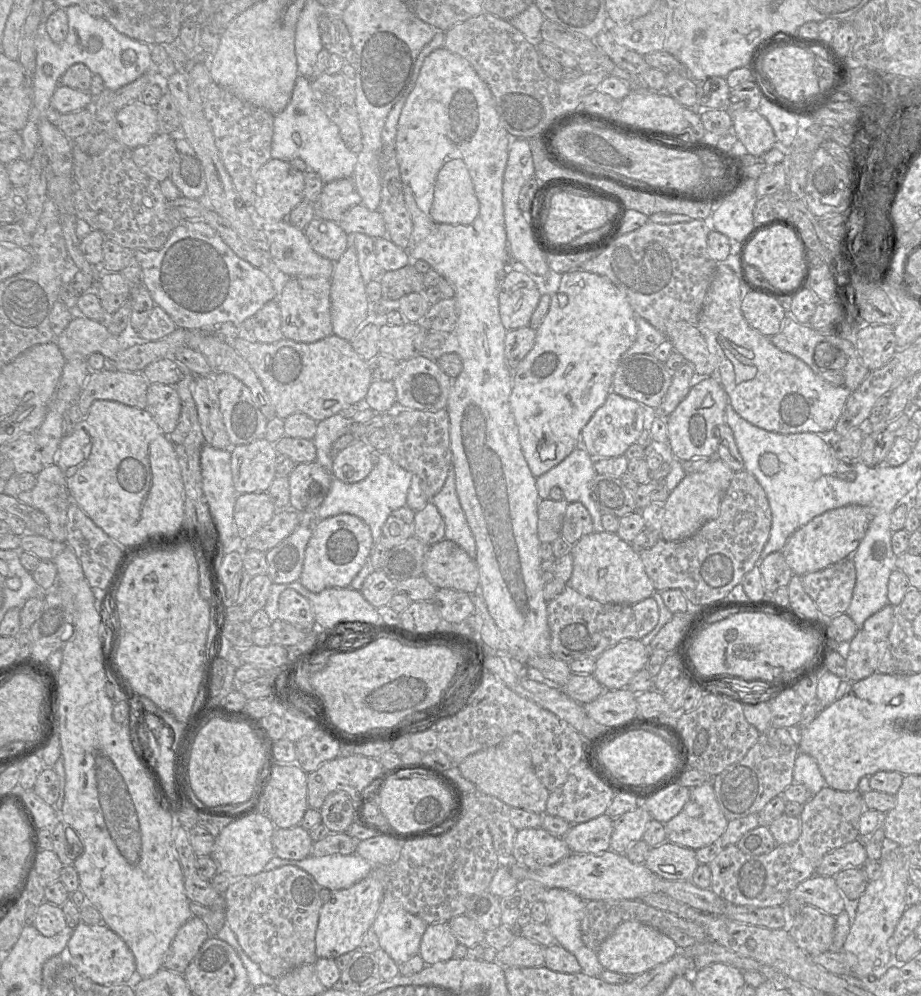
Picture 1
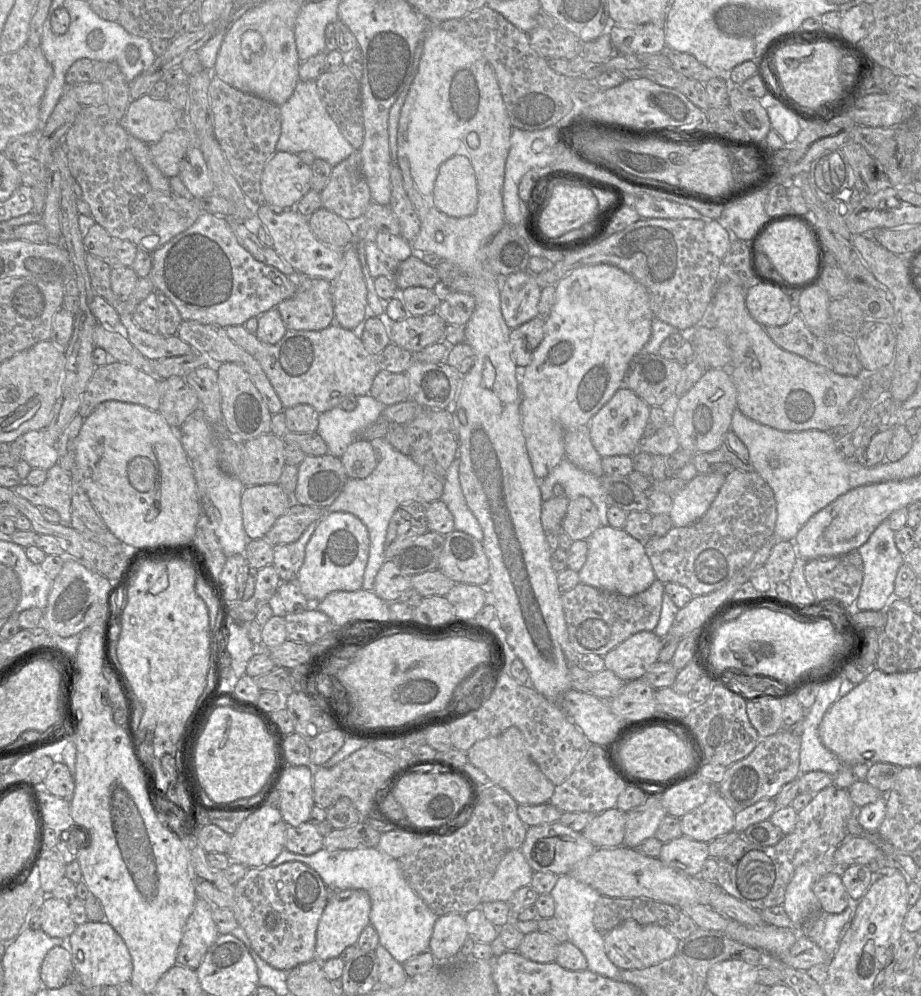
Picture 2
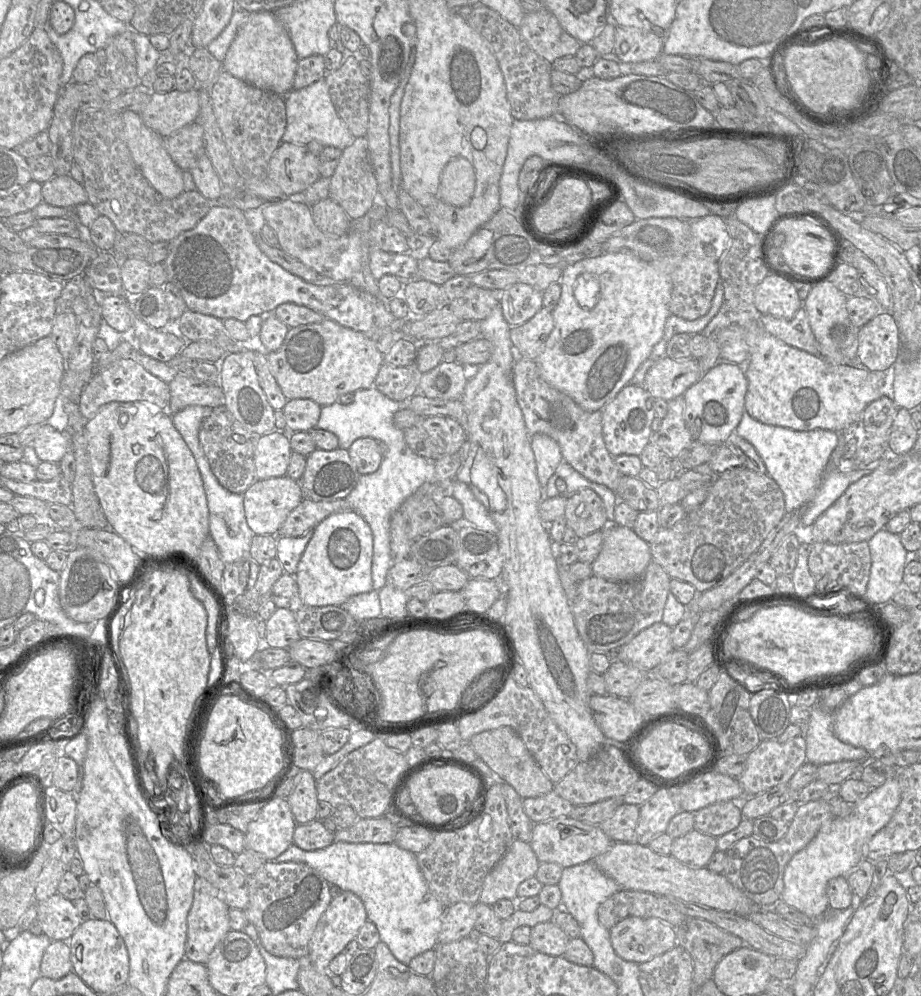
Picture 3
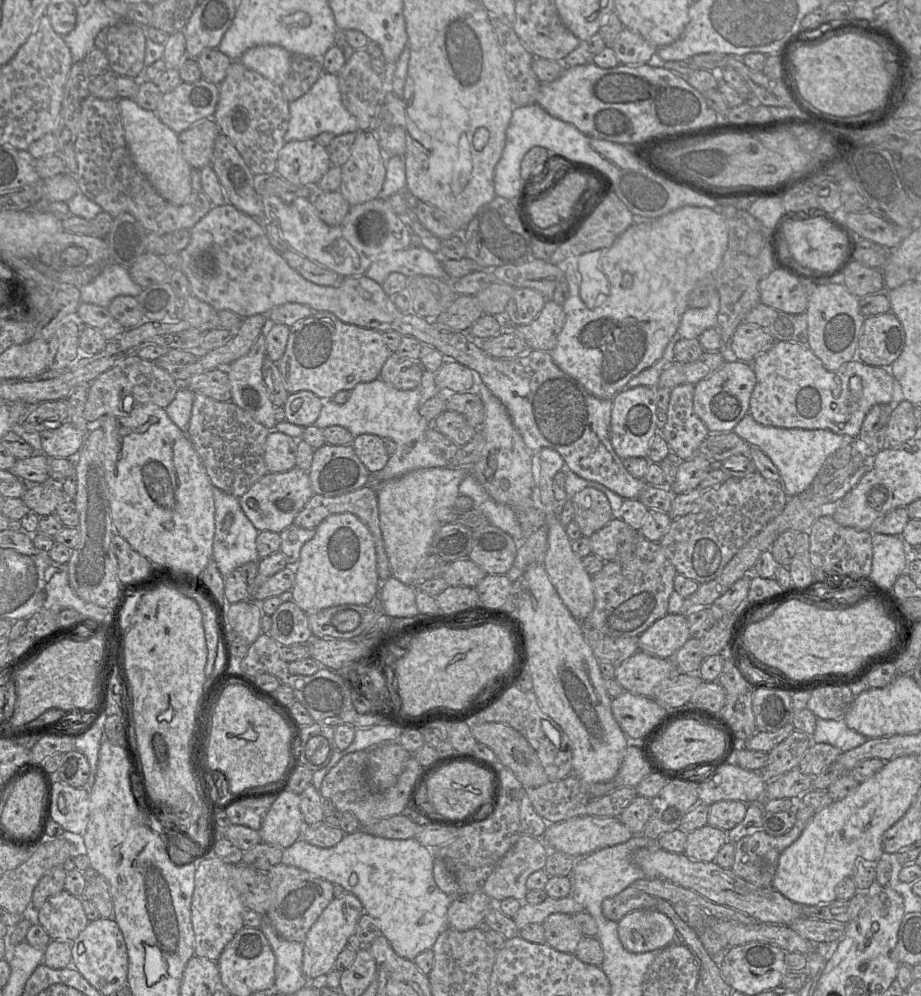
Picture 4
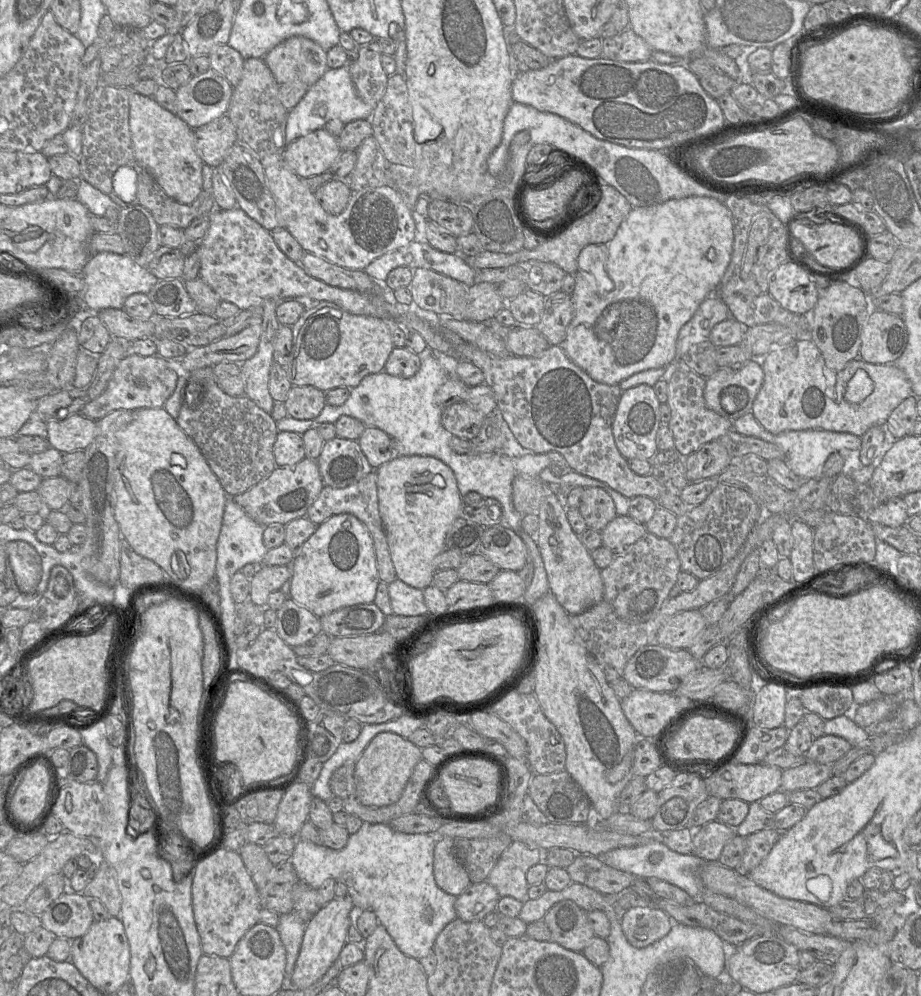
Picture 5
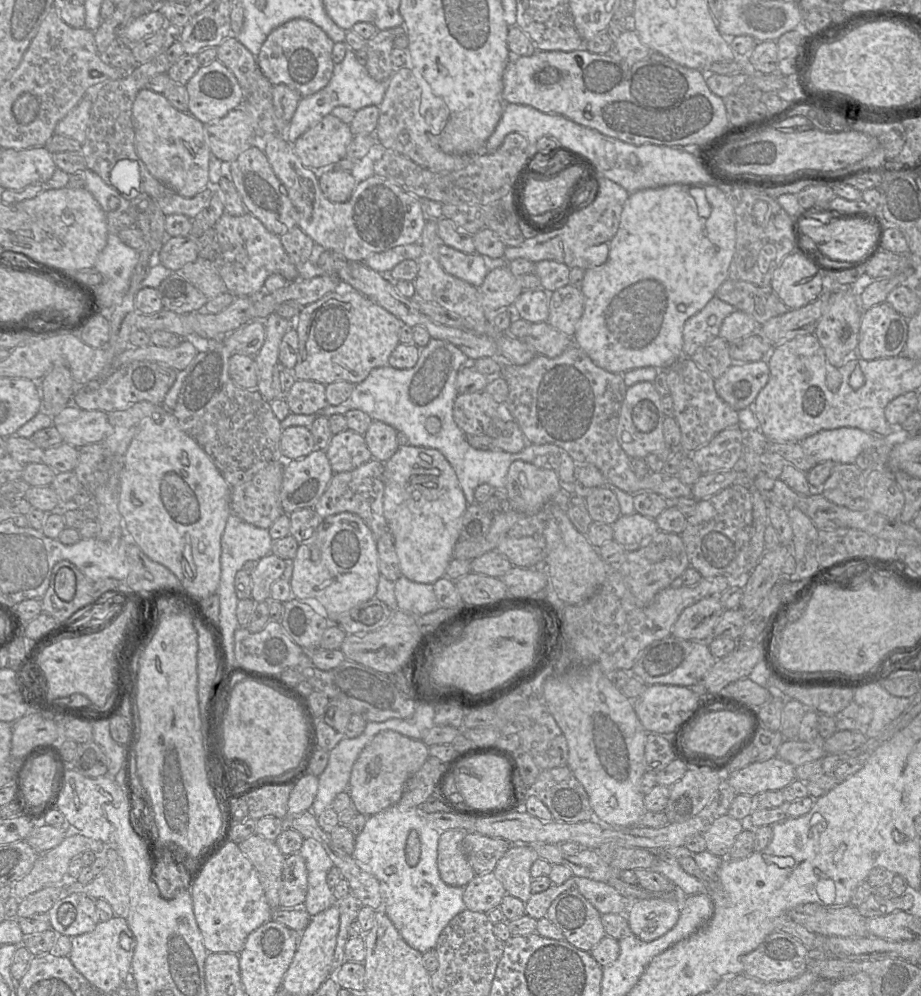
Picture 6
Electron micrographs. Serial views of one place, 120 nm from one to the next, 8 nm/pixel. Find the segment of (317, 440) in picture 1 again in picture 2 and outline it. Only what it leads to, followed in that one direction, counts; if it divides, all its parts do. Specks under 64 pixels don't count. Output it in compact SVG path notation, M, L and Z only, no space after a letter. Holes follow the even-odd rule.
M370 394L356 398L357 405L352 411L337 406L319 414L316 432L326 443L327 454L341 458L347 447L360 437L361 432L382 418L387 406Z

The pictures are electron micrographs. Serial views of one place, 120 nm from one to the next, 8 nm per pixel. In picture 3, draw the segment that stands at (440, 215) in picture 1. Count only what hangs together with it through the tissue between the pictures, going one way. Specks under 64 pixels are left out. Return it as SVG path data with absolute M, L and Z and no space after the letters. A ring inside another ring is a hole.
M456 157L444 167L439 184L439 197L445 203L463 207L471 201L476 185L473 165L464 157Z

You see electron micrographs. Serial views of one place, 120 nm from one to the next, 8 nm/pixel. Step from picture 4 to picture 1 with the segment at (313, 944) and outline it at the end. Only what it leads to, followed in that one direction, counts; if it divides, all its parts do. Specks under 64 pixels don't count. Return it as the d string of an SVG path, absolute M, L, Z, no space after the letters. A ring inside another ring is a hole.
M375 868L366 878L349 888L333 891L329 900L320 909L315 936L318 958L336 959L356 951L363 936L371 929L386 890L386 869Z

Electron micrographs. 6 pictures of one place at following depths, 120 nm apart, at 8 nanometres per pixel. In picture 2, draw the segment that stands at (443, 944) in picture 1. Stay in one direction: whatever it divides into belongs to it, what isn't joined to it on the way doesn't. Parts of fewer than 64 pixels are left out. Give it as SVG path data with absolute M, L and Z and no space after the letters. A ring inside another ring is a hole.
M449 913L439 916L434 924L429 951L437 963L452 960L468 938L464 915Z

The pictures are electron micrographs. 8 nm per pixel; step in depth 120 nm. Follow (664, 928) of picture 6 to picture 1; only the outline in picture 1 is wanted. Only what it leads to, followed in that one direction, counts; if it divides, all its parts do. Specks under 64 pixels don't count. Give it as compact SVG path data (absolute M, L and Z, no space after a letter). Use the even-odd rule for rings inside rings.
M624 921L601 944L597 956L605 970L633 977L668 961L679 952L677 944L657 929L638 921Z

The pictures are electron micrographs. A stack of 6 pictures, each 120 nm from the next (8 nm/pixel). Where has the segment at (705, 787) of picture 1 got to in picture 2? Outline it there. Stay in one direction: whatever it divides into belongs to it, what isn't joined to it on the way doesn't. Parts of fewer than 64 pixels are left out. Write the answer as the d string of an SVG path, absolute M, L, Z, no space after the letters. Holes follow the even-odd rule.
M717 790L706 801L680 818L682 835L709 843L734 829L736 812Z

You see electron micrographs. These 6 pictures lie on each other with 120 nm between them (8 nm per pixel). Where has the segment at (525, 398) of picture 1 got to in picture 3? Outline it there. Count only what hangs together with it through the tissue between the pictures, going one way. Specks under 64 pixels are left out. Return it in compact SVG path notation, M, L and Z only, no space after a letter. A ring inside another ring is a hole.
M631 251L606 253L597 257L585 258L569 264L563 270L559 281L561 296L556 308L552 311L554 328L550 333L543 352L535 360L542 378L553 388L571 397L582 409L586 411L601 410L610 402L618 392L629 384L639 366L649 357L653 347L661 340L667 318L671 315L668 309L672 281L668 274L659 270L651 263L641 259ZM537 433L530 437L534 453L537 477L542 488L546 488L548 480L563 461L559 444L550 436Z

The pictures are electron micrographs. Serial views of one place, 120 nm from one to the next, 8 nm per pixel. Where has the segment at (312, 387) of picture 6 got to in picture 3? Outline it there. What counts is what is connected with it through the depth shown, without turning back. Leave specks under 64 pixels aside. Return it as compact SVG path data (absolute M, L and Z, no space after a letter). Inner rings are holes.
M299 398L288 400L282 409L286 420L286 428L291 433L311 431L317 426L321 407L311 399Z

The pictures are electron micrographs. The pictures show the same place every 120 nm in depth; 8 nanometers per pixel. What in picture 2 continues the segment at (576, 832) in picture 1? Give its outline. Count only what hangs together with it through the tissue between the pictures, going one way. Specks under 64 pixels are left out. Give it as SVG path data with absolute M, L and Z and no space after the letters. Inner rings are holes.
M617 807L607 809L594 817L582 831L596 848L623 845L626 813Z

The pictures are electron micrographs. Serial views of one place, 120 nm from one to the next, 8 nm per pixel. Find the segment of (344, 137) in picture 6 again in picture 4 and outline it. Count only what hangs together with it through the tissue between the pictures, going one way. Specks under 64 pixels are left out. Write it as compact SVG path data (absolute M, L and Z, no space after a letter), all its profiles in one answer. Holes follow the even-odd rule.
M314 138L293 140L279 151L275 173L296 185L317 184L331 166L327 148Z

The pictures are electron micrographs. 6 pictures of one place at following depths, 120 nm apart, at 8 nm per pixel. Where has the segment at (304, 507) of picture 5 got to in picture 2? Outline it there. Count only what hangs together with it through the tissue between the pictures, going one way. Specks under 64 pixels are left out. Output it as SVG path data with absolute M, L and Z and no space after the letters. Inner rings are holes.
M276 484L245 486L241 495L243 527L248 539L264 538L292 503L292 496Z

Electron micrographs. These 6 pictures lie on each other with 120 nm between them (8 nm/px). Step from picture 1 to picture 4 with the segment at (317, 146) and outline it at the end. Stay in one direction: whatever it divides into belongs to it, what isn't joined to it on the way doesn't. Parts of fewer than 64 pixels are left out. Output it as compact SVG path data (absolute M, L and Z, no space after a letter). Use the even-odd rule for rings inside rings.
M325 71L303 96L289 102L289 113L290 120L284 135L284 143L312 139L323 132L338 136L359 131L357 119L342 104L337 75Z

